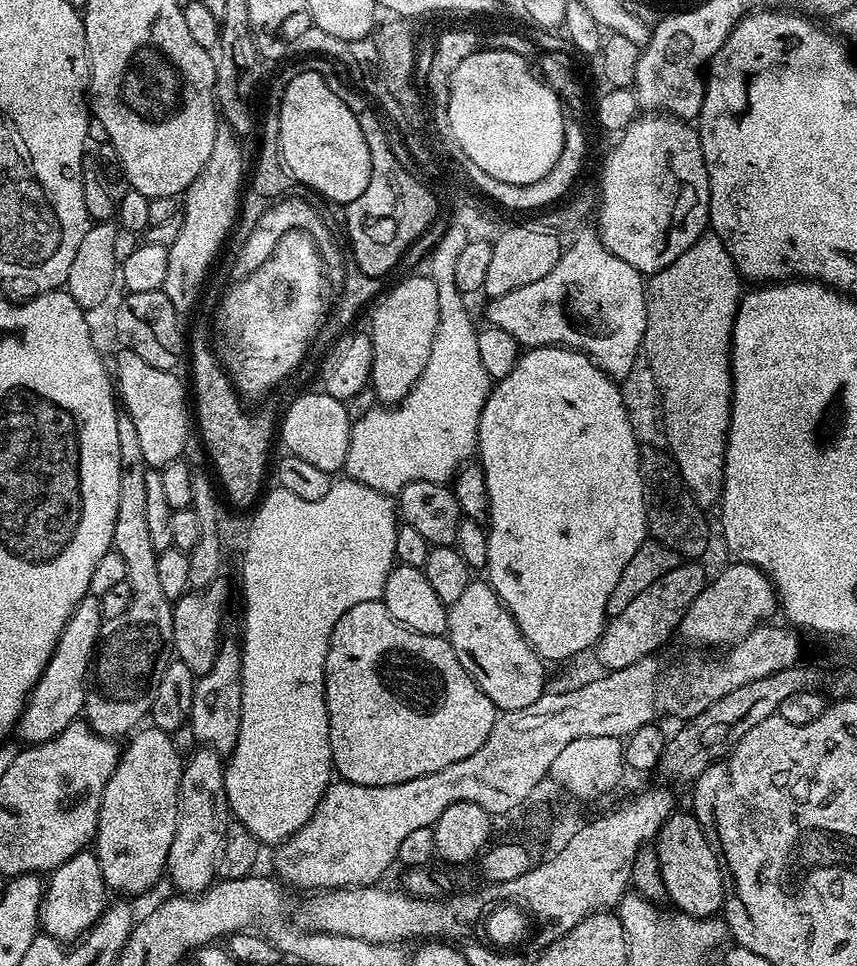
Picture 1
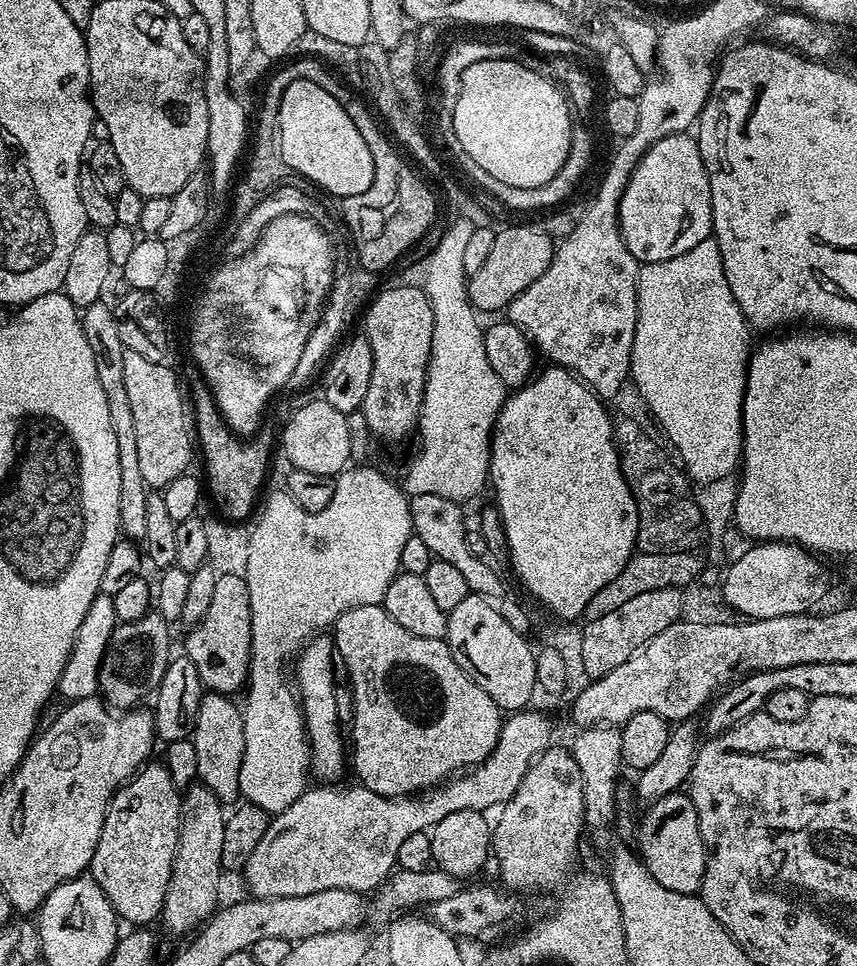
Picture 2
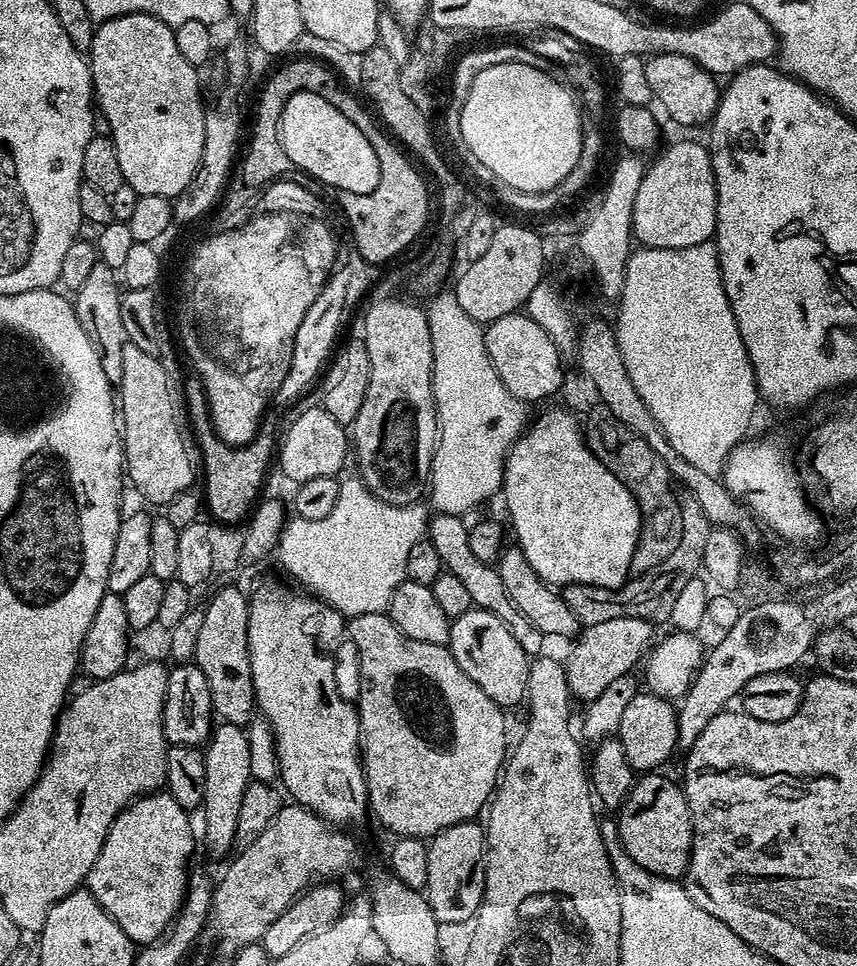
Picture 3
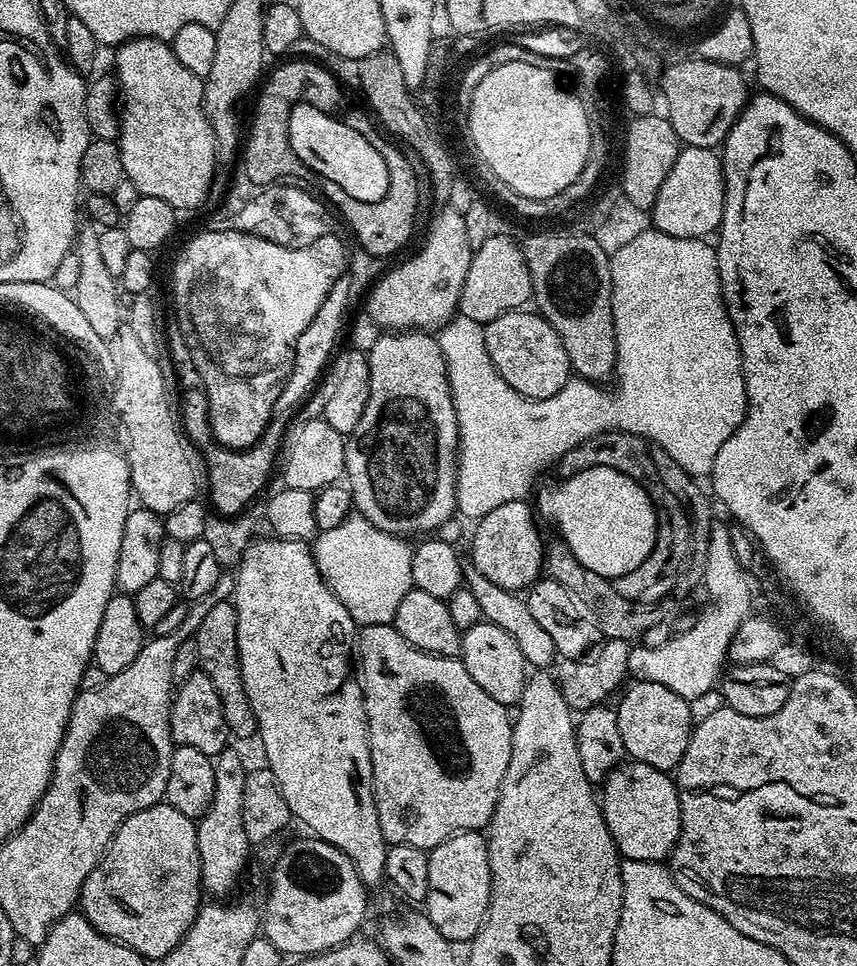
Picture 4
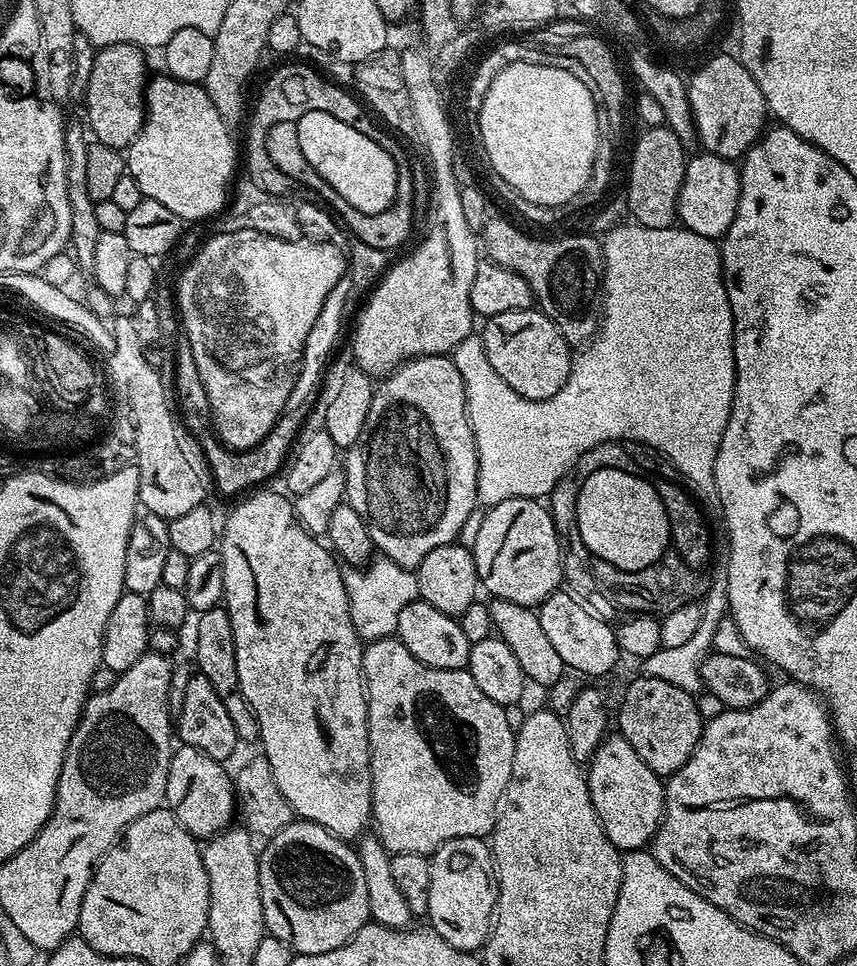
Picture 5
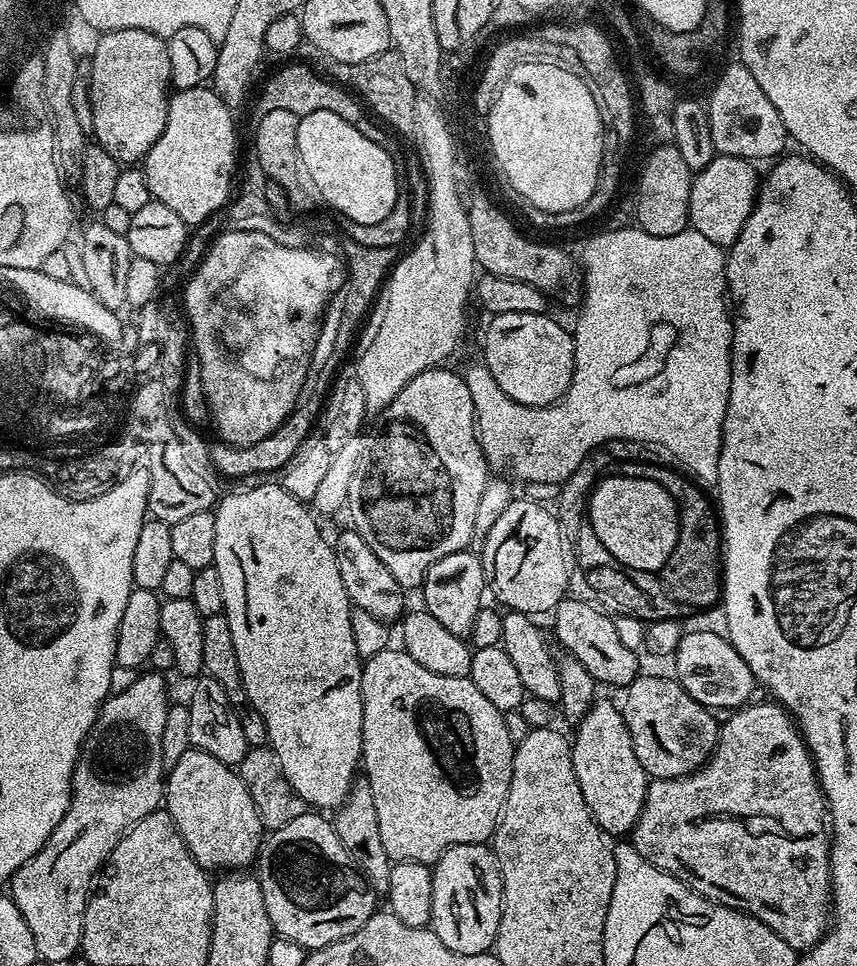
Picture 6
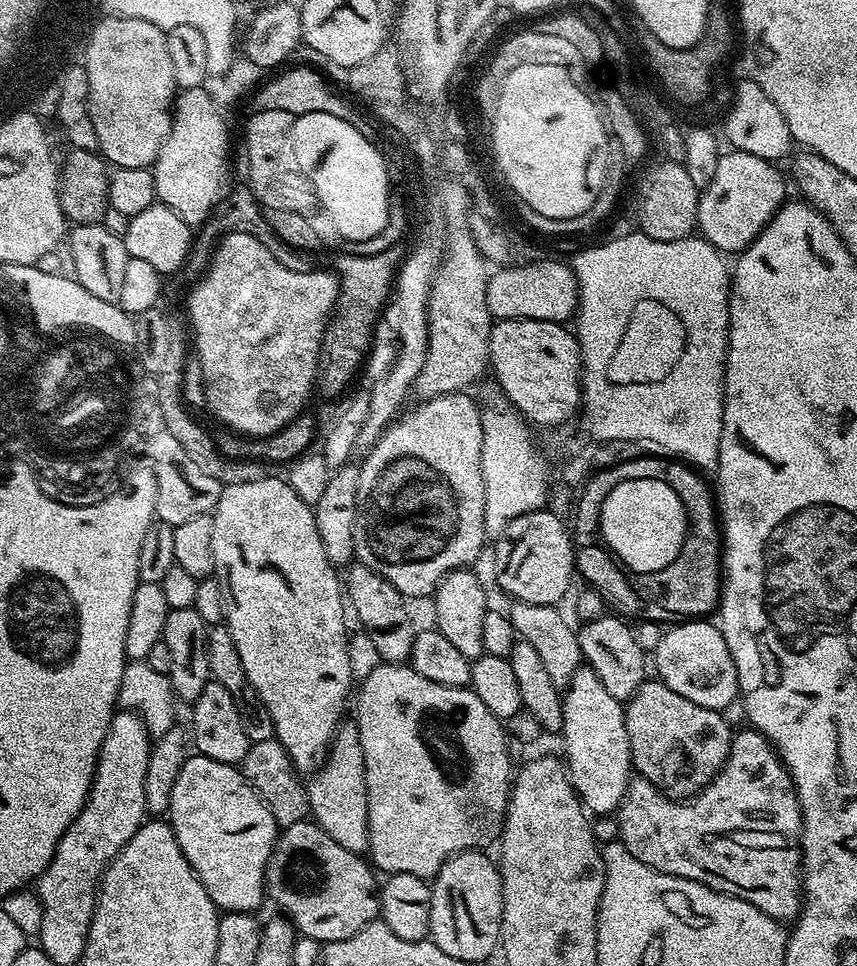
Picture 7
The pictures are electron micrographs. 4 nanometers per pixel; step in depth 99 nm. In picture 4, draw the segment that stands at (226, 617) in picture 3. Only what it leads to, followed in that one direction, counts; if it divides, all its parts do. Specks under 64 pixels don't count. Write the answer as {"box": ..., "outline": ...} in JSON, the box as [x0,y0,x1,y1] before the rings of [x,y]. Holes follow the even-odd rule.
{"box":[194,599,257,740],"outline":[[[231,599],[218,602],[211,608],[198,628],[194,639],[198,646],[199,671],[214,682],[214,690],[218,690],[218,702],[222,702],[222,715],[226,717],[226,726],[233,737],[248,740],[257,735],[254,710],[250,706],[250,698],[246,698],[246,686],[242,682],[242,670],[238,658],[238,614],[236,605]]]}

